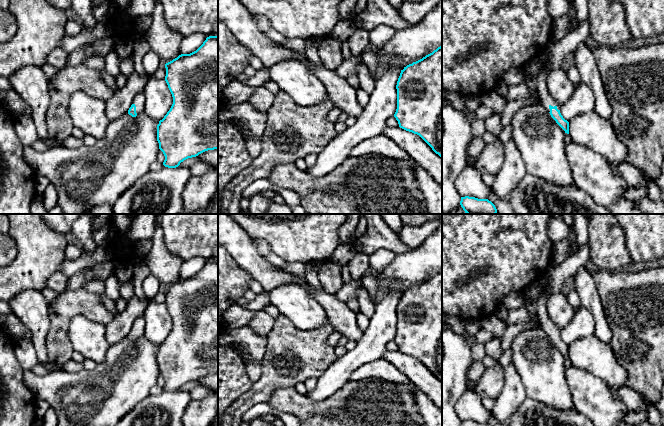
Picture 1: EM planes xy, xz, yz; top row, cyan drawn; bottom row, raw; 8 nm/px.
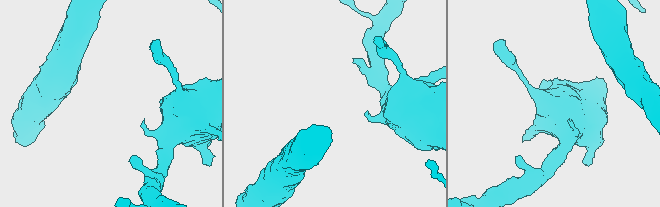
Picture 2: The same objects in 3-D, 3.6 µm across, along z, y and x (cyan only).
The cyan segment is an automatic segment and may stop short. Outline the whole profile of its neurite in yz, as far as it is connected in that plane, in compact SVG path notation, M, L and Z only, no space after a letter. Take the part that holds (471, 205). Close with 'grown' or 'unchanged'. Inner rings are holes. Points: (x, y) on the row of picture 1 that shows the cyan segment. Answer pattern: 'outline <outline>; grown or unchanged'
outline M461 197L460 205L466 214L496 214L495 205L488 199Z; unchanged

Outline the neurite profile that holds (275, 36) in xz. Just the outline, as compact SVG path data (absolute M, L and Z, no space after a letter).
M273 28L269 29L267 32L264 33L267 38L278 44L284 44L288 39L278 31L274 30Z

